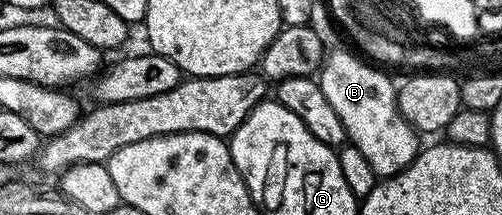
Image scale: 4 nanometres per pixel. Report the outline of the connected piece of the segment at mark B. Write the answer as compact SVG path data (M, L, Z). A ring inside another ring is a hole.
M335 49L332 53L330 50L324 56L323 64L319 66L317 80L325 99L329 99L333 111L337 111L341 127L345 127L347 141L355 145L361 155L365 155L376 178L386 179L405 171L405 167L413 163L421 148L421 137L399 113L396 82L391 82L379 70L382 68L360 59L348 49Z

